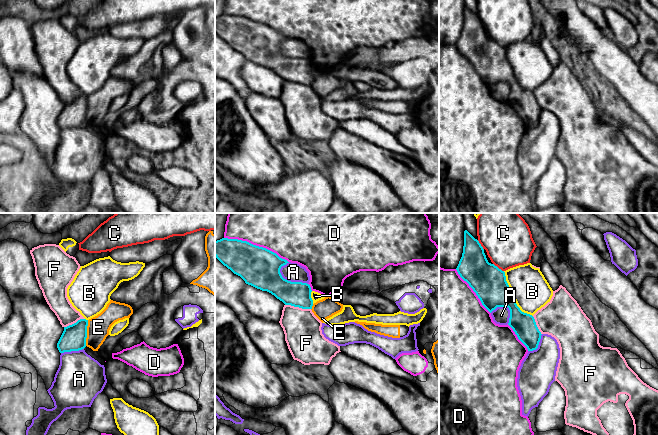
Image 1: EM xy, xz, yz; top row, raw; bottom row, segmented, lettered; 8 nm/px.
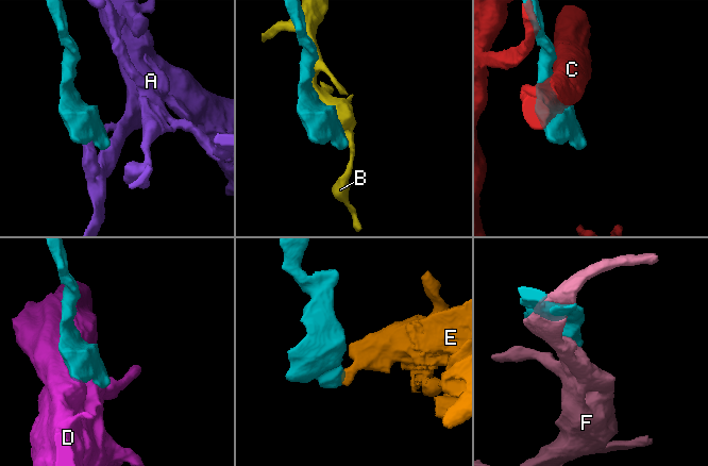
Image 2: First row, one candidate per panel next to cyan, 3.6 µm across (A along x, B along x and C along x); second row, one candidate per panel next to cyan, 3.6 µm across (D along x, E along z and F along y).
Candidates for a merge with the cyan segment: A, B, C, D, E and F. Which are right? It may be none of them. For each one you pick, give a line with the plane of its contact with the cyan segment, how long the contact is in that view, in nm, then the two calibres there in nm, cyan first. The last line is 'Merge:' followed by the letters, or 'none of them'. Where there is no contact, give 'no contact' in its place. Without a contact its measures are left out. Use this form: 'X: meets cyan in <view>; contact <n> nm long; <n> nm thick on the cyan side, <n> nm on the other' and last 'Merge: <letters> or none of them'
Merge: none of them

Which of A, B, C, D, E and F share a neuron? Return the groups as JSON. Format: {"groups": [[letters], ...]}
{"groups": [["A"], ["B"], ["C"], ["D"], ["E", "F"]]}

